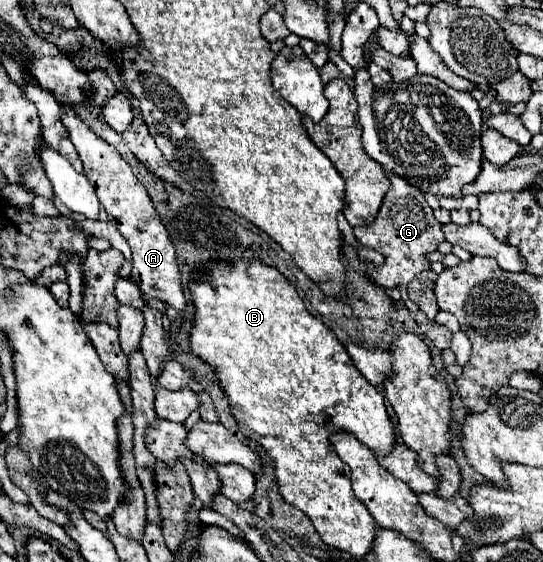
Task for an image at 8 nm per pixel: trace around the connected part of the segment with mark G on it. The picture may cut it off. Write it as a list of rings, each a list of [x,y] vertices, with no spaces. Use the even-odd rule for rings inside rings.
[[[385,170],[385,174],[391,180],[391,188],[387,190],[383,198],[381,210],[371,226],[355,228],[355,238],[363,246],[373,248],[385,256],[383,266],[373,268],[371,264],[367,264],[367,270],[369,270],[371,280],[377,286],[393,290],[399,286],[407,286],[421,270],[429,270],[431,264],[425,254],[437,250],[437,244],[443,242],[445,238],[441,232],[441,224],[435,220],[433,210],[425,202],[423,192],[415,190],[415,186],[411,186],[407,180],[399,178],[397,174],[391,174],[389,170]]]

